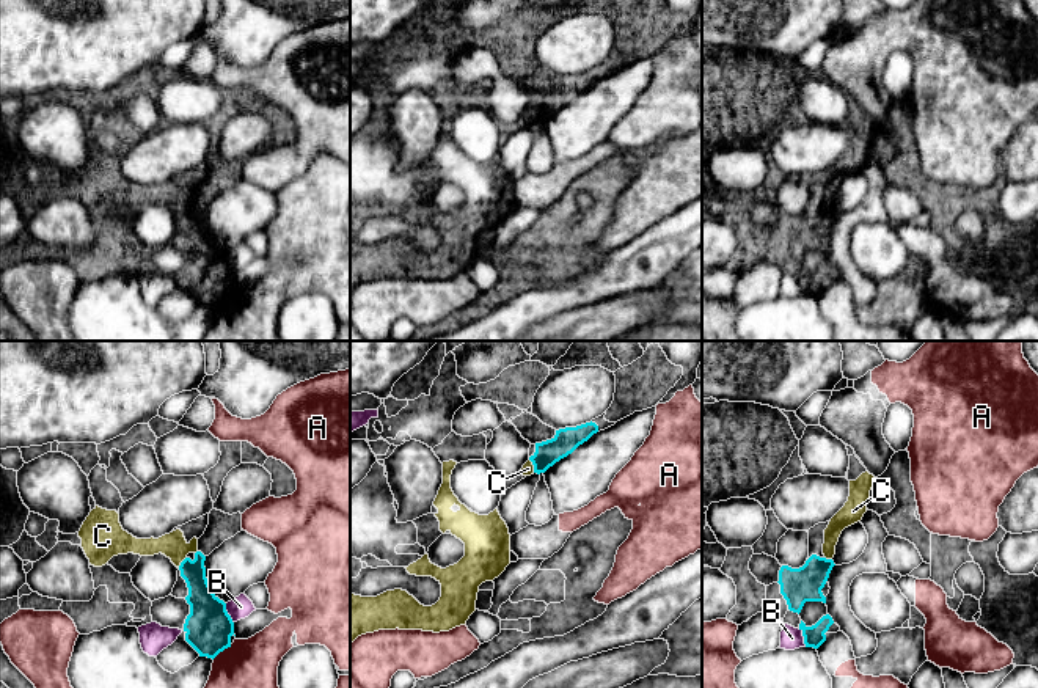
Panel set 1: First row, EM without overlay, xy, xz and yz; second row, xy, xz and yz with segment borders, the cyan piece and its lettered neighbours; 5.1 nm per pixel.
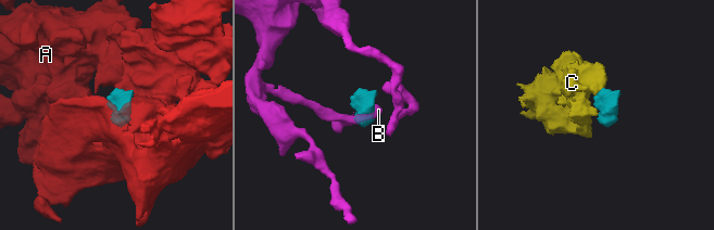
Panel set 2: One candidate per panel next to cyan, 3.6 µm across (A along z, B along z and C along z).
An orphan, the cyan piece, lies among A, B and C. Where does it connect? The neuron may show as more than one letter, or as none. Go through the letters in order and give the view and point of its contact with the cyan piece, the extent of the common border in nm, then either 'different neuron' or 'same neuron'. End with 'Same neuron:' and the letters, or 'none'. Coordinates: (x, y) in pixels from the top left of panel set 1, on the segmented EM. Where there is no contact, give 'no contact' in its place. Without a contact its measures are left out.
A: contact xy (222, 651); length 130 nm; different neuron
B: contact yz (804, 638); length 100 nm; different neuron
C: contact xz (533, 464); length 80 nm; same neuron
Same neuron: C

